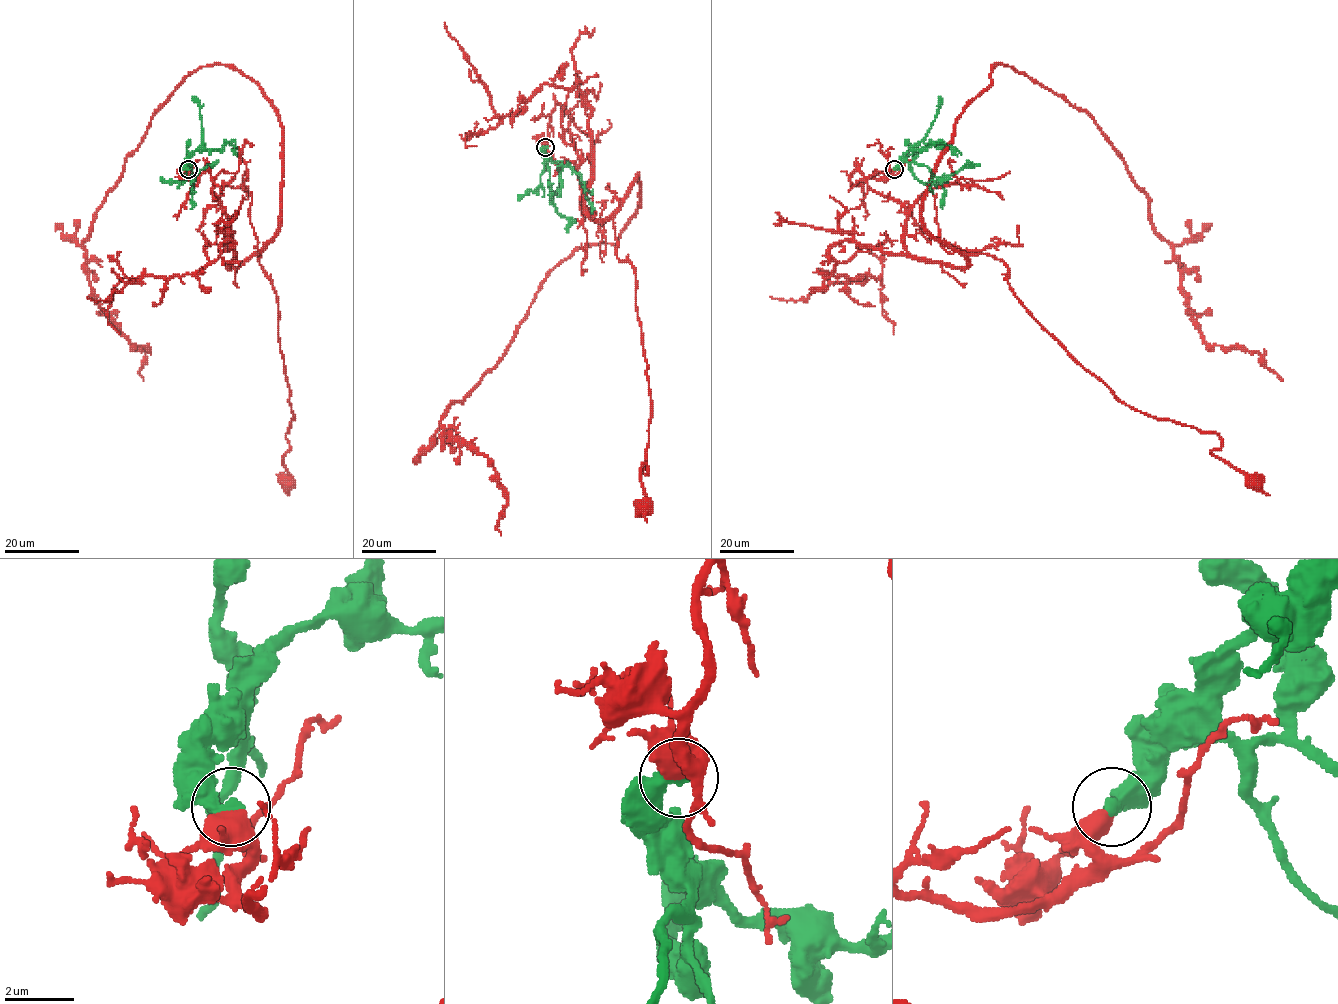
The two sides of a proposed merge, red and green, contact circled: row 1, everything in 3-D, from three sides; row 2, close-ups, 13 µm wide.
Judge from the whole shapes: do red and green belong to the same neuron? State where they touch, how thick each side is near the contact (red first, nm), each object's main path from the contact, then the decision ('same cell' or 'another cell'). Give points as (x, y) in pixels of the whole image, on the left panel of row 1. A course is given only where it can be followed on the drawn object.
at (188, 169); 550 nm thick on the red side, 420 nm on the other; red runs (188, 170), (196, 185), (205, 171), (213, 182), (229, 267), (260, 255), (275, 291), (293, 413), (286, 481); green runs (188, 169), (189, 162), (193, 180), (198, 172), (209, 164); another cell

